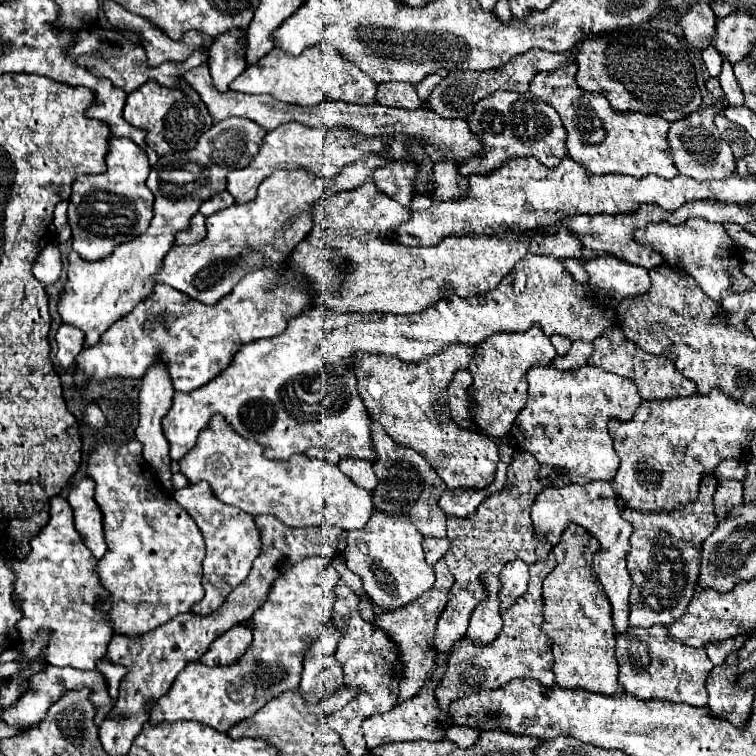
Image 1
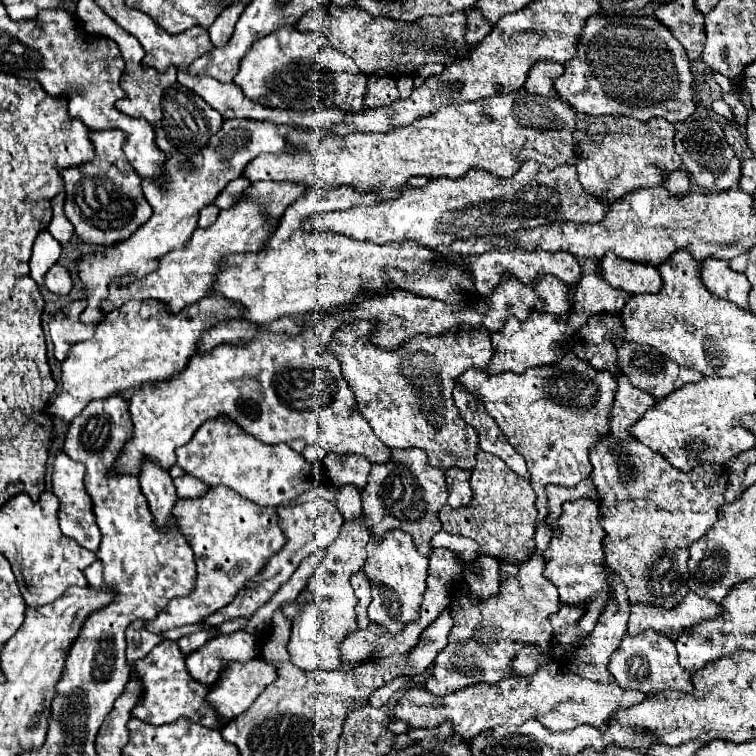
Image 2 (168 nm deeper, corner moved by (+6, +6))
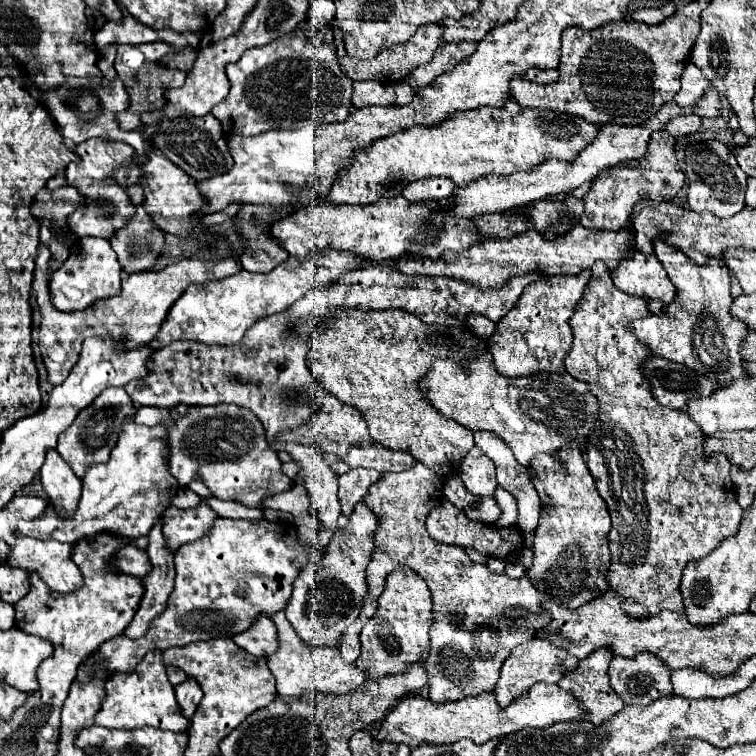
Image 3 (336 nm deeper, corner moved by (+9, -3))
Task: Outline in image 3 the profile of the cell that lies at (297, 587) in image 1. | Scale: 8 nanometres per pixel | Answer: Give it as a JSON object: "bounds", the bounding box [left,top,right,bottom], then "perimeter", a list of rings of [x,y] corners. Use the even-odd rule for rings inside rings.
{"bounds":[95,651,189,733],"perimeter":[[[149,651],[133,673],[111,675],[107,679],[103,707],[99,709],[99,715],[95,715],[95,725],[103,725],[107,729],[139,729],[149,725],[175,733],[185,731],[189,727],[189,721],[183,719],[179,711],[173,685],[167,679],[161,651]]]}

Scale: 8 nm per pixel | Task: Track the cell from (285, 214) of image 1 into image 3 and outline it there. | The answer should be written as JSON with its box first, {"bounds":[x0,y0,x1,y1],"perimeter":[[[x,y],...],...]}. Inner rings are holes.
{"bounds":[33,245,239,385],"perimeter":[[[45,245],[39,249],[37,265],[39,269],[35,271],[35,281],[33,281],[33,291],[37,293],[37,303],[41,309],[41,325],[39,325],[39,349],[41,357],[47,367],[47,377],[51,385],[59,385],[65,381],[73,365],[79,361],[81,345],[88,337],[109,337],[115,341],[117,349],[131,349],[139,347],[143,343],[149,343],[161,323],[167,317],[169,307],[183,295],[183,291],[193,285],[193,283],[209,283],[209,281],[219,281],[225,279],[227,275],[233,275],[239,271],[239,263],[233,259],[219,259],[219,261],[199,261],[199,259],[179,259],[177,263],[169,265],[163,271],[145,271],[145,273],[135,273],[127,275],[121,285],[121,295],[105,299],[103,303],[99,301],[95,307],[75,313],[61,313],[55,311],[55,307],[49,301],[47,293],[47,263],[49,263],[49,251]]]}

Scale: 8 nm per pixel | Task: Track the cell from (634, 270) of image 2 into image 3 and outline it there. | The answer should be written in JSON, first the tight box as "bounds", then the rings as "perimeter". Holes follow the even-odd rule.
{"bounds":[613,251,675,303],"perimeter":[[[637,251],[633,259],[619,263],[613,271],[613,283],[627,295],[661,299],[663,303],[675,299],[675,285],[669,281],[665,267],[655,255],[643,255]]]}

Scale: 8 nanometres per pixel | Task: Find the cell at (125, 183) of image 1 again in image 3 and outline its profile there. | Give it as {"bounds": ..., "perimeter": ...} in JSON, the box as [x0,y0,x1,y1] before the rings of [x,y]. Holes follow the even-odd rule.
{"bounds":[67,139,135,239],"perimeter":[[[87,139],[75,147],[75,153],[79,159],[67,167],[67,185],[75,187],[85,197],[85,203],[69,217],[69,227],[77,237],[93,235],[109,239],[115,229],[123,227],[135,213],[135,207],[129,203],[125,189],[119,187],[111,177],[117,167],[125,165],[133,157],[135,149],[121,141]]]}

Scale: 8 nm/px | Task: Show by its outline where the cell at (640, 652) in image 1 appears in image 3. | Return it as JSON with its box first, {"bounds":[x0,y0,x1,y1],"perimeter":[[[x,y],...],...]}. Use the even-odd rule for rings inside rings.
{"bounds":[609,653,673,705],"perimeter":[[[639,653],[635,659],[613,657],[609,675],[611,687],[625,705],[649,705],[673,693],[671,671],[651,653]]]}

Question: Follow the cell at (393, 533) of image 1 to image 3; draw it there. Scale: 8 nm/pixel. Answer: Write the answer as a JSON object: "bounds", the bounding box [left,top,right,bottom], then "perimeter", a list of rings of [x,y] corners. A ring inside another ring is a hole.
{"bounds":[355,567,433,679],"perimeter":[[[399,567],[387,577],[385,591],[379,597],[377,613],[361,631],[361,655],[355,661],[367,679],[381,679],[407,671],[407,665],[423,663],[429,655],[429,629],[433,623],[431,593],[423,579],[407,567]]]}

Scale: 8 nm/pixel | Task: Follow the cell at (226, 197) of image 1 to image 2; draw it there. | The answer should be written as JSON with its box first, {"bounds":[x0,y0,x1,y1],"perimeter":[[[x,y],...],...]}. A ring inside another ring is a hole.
{"bounds":[212,178,250,208],"perimeter":[[[236,178],[234,182],[230,182],[230,186],[226,186],[226,190],[222,190],[222,194],[218,194],[218,198],[212,204],[218,208],[230,208],[230,206],[234,206],[236,200],[242,198],[242,194],[248,186],[250,186],[250,182],[246,178]]]}

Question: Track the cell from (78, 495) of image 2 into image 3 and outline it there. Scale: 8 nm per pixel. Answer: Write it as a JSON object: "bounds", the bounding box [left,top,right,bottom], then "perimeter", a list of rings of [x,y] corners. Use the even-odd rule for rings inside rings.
{"bounds":[39,449,81,519],"perimeter":[[[55,449],[47,451],[39,477],[43,489],[55,505],[55,511],[59,511],[63,519],[71,517],[71,511],[75,511],[81,497],[81,479],[75,477],[71,467],[59,457]]]}

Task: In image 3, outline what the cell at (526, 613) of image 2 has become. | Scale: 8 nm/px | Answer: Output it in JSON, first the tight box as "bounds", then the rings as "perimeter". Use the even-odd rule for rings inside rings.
{"bounds":[339,461,549,703],"perimeter":[[[419,461],[409,471],[385,473],[383,479],[369,489],[363,501],[379,517],[375,553],[367,567],[369,593],[355,625],[347,629],[347,635],[343,631],[339,651],[347,663],[353,663],[359,657],[359,631],[363,621],[375,615],[377,599],[383,593],[387,575],[397,567],[409,567],[427,583],[433,595],[431,651],[425,661],[425,671],[429,675],[429,699],[433,703],[451,703],[495,689],[499,669],[511,649],[533,639],[537,629],[543,629],[543,625],[549,623],[549,617],[543,615],[541,609],[541,603],[549,597],[537,591],[527,575],[511,579],[505,573],[491,573],[487,565],[471,561],[463,547],[433,541],[425,529],[425,519],[431,509],[443,501],[441,489],[443,479]],[[509,607],[521,607],[525,619],[507,619],[503,613]]]}

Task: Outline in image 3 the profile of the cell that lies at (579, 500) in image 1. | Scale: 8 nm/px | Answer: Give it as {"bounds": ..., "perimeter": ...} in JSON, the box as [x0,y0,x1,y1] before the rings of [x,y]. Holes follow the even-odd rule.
{"bounds":[557,649,623,725],"perimeter":[[[599,649],[595,651],[591,657],[579,661],[579,667],[577,671],[573,673],[567,673],[557,685],[563,687],[565,691],[569,691],[575,699],[579,699],[579,703],[583,705],[583,709],[587,711],[587,721],[593,723],[593,725],[601,725],[605,723],[609,717],[613,717],[615,713],[619,713],[623,709],[623,701],[619,699],[619,695],[611,689],[609,685],[609,673],[607,673],[607,667],[611,663],[611,651],[607,649]]]}

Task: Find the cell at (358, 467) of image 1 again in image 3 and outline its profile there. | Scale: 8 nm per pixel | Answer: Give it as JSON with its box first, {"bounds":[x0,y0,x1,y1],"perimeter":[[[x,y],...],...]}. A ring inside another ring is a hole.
{"bounds":[339,469,383,515],"perimeter":[[[351,469],[345,475],[339,475],[339,503],[341,503],[341,513],[351,515],[353,507],[367,495],[369,487],[377,483],[383,477],[379,471],[371,469]]]}

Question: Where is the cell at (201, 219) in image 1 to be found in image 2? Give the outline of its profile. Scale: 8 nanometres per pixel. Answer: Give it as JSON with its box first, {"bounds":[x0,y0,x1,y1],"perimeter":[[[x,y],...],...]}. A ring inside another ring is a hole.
{"bounds":[198,204,218,228],"perimeter":[[[210,204],[210,206],[202,208],[202,210],[200,210],[200,214],[198,214],[198,226],[200,226],[200,228],[210,226],[210,224],[216,220],[216,216],[218,216],[218,206]]]}

